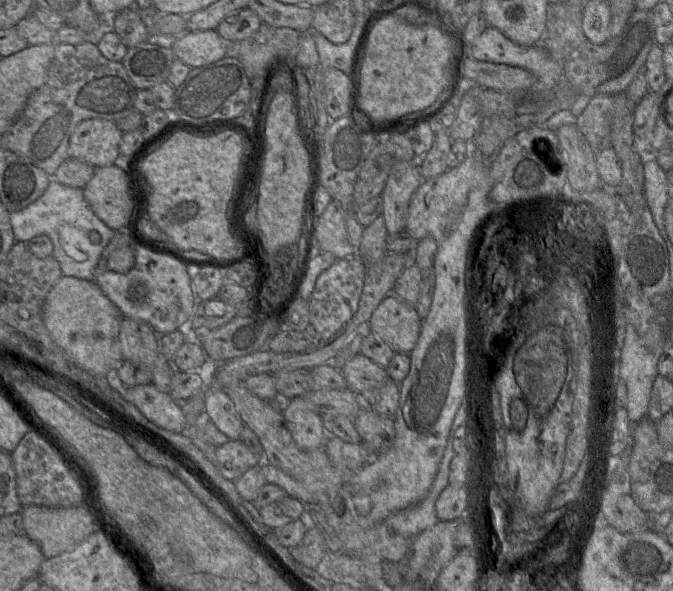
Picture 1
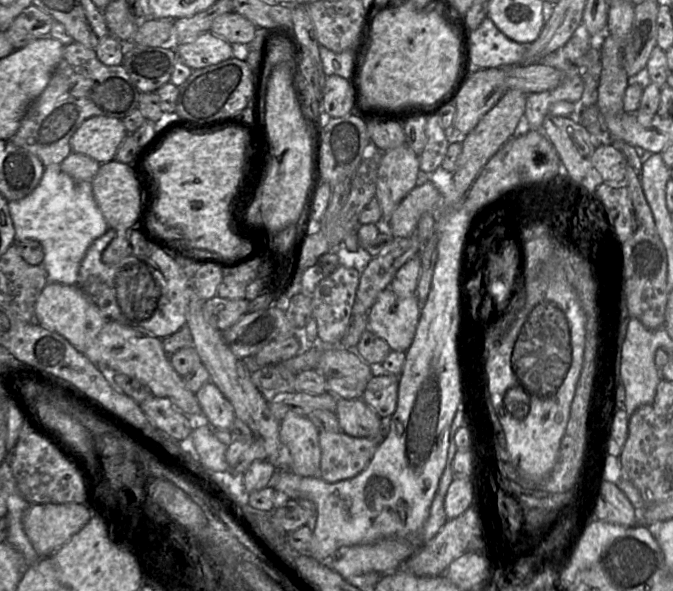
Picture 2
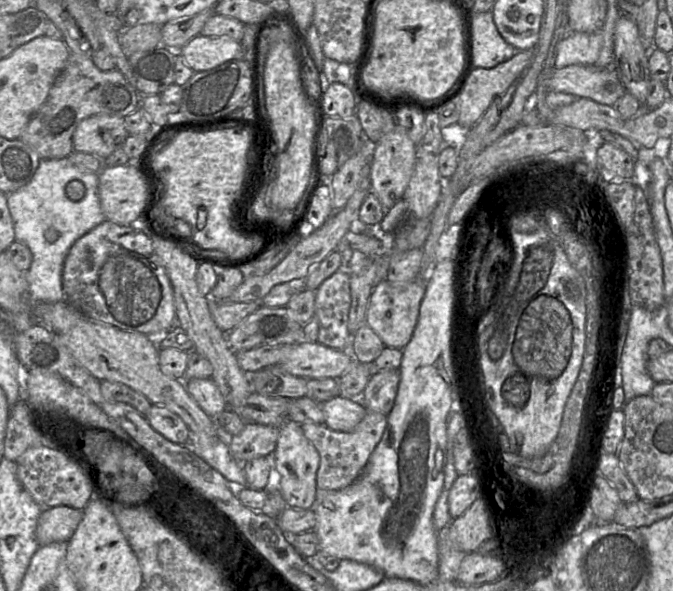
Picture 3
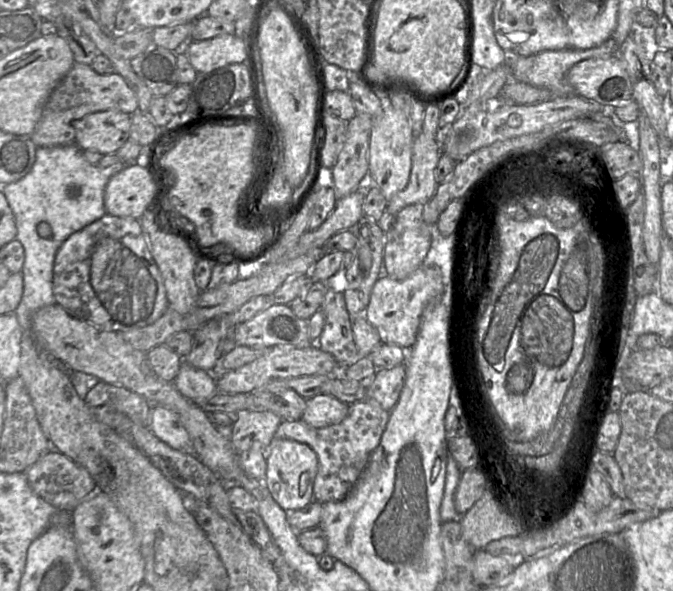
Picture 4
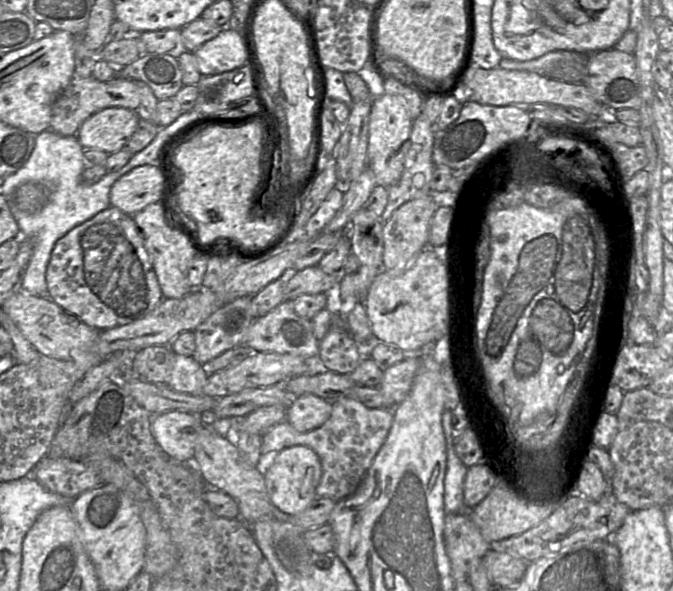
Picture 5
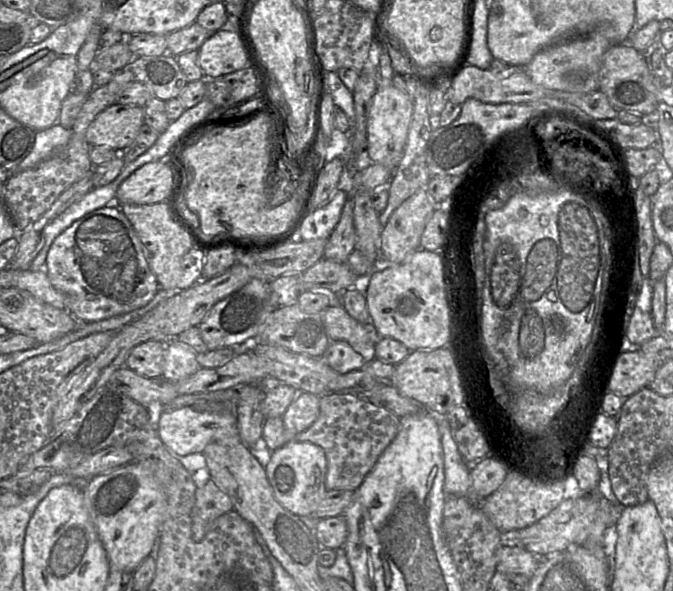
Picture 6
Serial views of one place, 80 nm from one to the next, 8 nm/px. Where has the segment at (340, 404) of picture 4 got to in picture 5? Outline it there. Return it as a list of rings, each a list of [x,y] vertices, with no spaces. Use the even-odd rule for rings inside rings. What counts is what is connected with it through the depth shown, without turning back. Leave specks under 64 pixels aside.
[[[313,394],[294,397],[286,419],[299,432],[308,432],[322,426],[331,416],[332,401]]]

